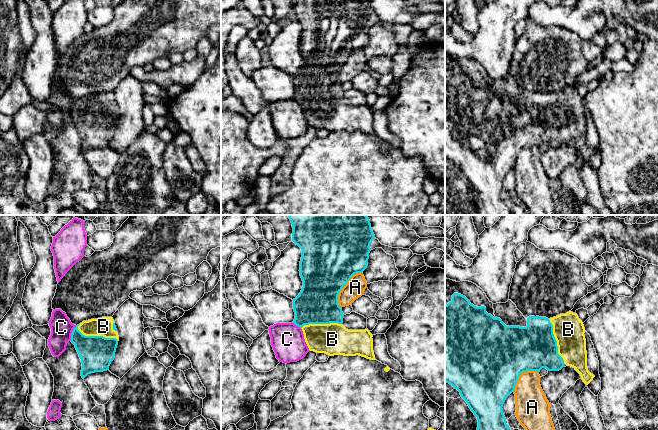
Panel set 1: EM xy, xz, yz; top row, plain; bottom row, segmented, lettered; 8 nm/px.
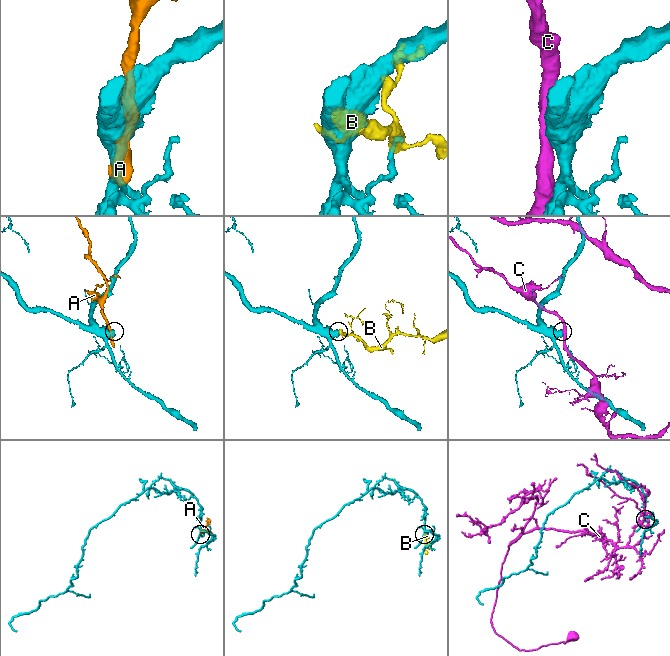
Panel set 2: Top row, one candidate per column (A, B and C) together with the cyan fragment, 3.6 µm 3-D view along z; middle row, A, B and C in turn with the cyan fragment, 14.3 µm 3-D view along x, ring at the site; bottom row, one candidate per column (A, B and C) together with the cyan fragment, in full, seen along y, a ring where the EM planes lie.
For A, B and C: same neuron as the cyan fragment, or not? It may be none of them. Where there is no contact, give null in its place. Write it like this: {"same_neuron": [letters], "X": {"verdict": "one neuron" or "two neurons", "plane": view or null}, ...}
{"same_neuron": ["B"], "A": {"verdict": "two neurons", "plane": "xz"}, "B": {"verdict": "one neuron", "plane": "xy"}, "C": {"verdict": "two neurons", "plane": "xy"}}

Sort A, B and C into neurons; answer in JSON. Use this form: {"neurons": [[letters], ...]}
{"neurons": [["A"], ["B"], ["C"]]}

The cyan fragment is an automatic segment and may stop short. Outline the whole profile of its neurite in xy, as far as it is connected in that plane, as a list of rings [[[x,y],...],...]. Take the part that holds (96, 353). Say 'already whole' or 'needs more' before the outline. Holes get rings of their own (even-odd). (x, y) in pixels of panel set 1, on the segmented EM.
needs more; [[[112,317],[83,321],[71,334],[71,342],[82,363],[81,376],[109,369],[115,358],[119,336]]]

